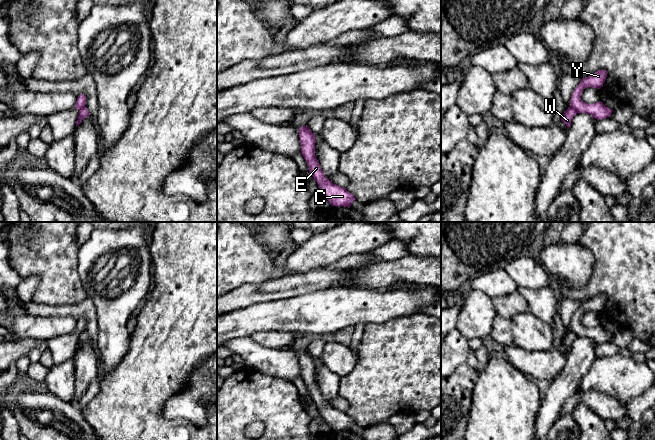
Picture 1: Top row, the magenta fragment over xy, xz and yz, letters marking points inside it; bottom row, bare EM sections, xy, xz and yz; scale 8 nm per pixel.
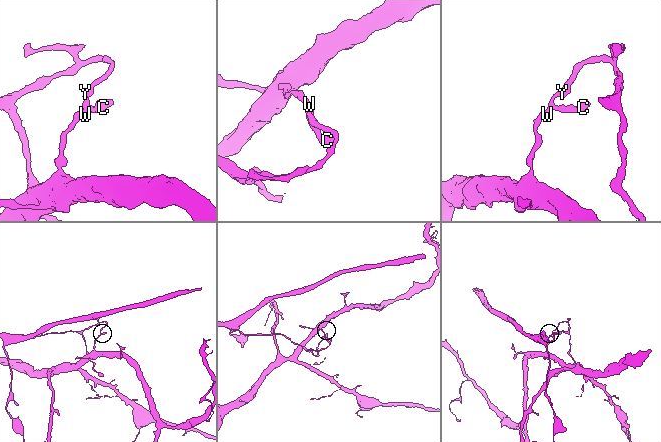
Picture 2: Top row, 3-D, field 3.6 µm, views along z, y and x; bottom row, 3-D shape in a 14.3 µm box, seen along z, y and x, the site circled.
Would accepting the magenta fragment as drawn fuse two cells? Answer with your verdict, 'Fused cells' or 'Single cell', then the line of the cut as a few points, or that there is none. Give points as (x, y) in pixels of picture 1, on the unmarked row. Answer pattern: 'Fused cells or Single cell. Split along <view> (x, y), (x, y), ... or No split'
Fused cells. Split along yz (570, 330), (577, 336)

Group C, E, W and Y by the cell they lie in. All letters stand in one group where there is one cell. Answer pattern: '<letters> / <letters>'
C E Y / W

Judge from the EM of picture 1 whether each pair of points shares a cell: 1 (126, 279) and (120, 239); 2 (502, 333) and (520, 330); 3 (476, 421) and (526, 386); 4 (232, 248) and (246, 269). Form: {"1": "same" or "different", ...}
{"1": "same", "2": "different", "3": "same", "4": "same"}

